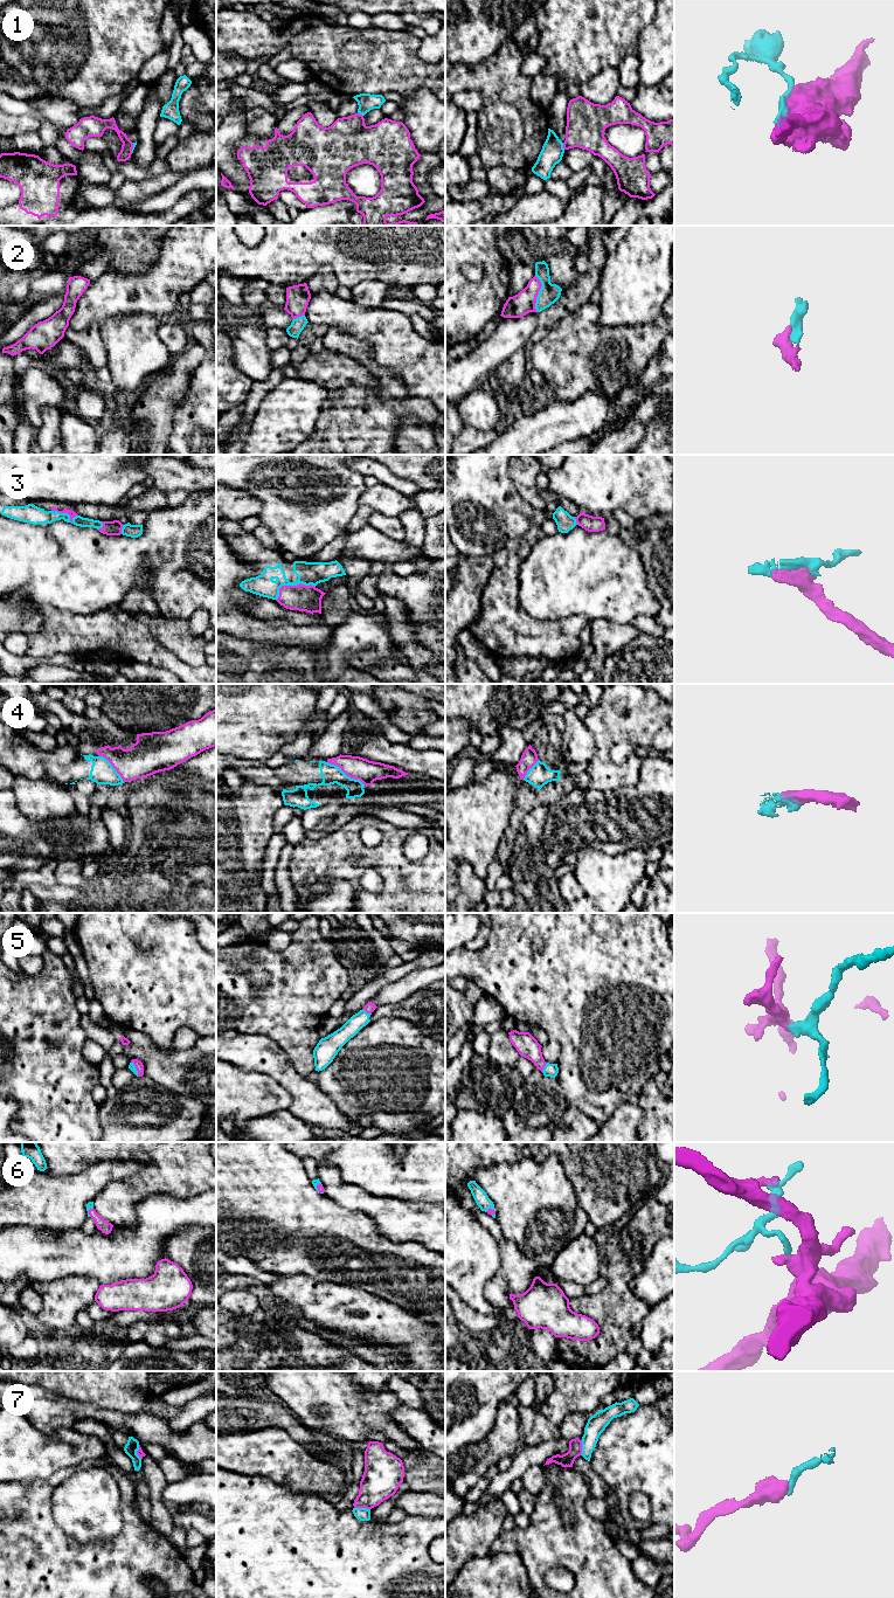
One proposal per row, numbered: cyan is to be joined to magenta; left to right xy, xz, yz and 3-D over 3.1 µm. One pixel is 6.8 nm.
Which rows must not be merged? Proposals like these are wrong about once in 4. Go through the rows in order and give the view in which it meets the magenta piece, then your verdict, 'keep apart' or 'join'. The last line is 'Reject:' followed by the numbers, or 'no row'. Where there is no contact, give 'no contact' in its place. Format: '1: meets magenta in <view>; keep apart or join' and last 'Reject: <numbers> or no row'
1: meets magenta in yz; keep apart
2: meets magenta in yz; join
3: meets magenta in xz; join
4: meets magenta in xz; join
5: meets magenta in yz; join
6: meets magenta in xz; join
7: meets magenta in xz; join
Reject: 1

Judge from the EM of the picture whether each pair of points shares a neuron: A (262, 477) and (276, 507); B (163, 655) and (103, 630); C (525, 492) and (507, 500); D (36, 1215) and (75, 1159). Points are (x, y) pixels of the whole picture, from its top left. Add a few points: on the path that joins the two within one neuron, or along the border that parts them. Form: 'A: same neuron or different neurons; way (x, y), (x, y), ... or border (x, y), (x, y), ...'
A: same neuron; way (269, 484), (276, 493), (276, 500)
B: same neuron; way (147, 650), (134, 642), (129, 642), (118, 633)
C: different neurons; border (508, 469), (517, 491), (542, 510)
D: different neurons; border (89, 1166), (76, 1173), (59, 1175), (42, 1171)

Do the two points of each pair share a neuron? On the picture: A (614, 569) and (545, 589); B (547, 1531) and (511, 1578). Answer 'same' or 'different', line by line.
A: same
B: different

